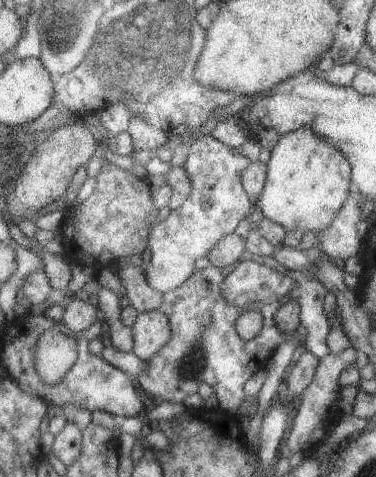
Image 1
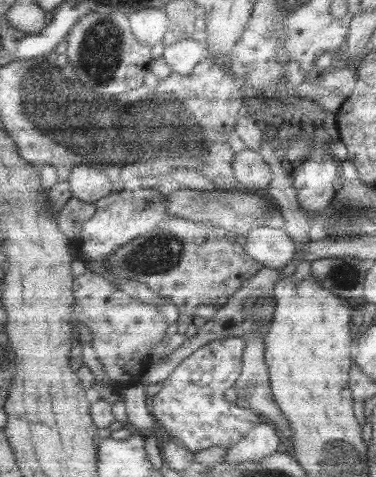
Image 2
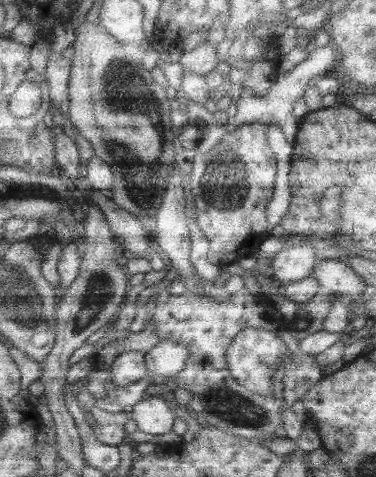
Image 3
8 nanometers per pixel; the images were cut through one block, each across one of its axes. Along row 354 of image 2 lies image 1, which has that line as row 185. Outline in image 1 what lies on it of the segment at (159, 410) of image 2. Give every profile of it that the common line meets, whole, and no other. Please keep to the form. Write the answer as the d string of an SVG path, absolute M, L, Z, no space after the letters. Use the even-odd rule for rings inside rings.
M217 134L195 138L195 144L189 150L189 160L183 166L191 178L193 192L183 206L155 224L149 238L149 250L153 258L147 270L147 284L151 288L163 294L179 288L197 272L195 262L209 258L209 252L217 246L217 242L227 234L235 234L237 224L247 220L255 208L255 202L245 194L247 190L243 190L241 180L243 168L247 168L247 164L249 158L235 156L217 140Z

